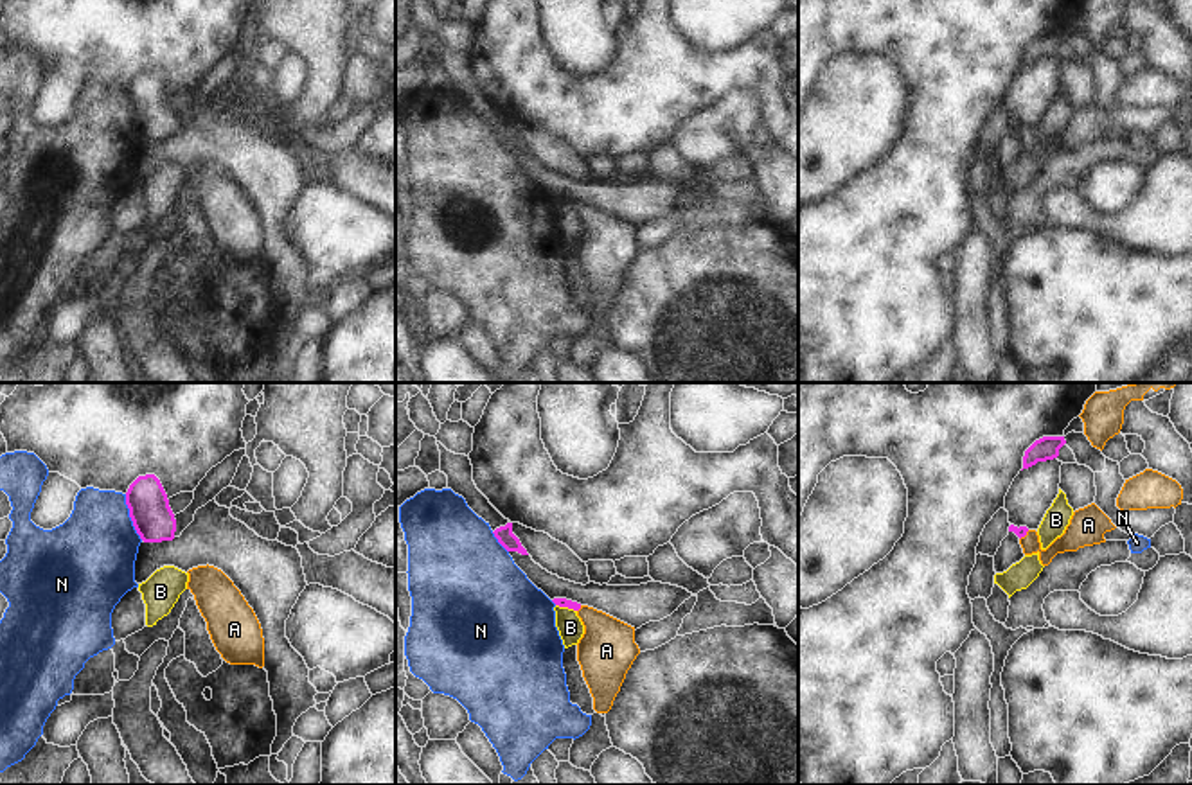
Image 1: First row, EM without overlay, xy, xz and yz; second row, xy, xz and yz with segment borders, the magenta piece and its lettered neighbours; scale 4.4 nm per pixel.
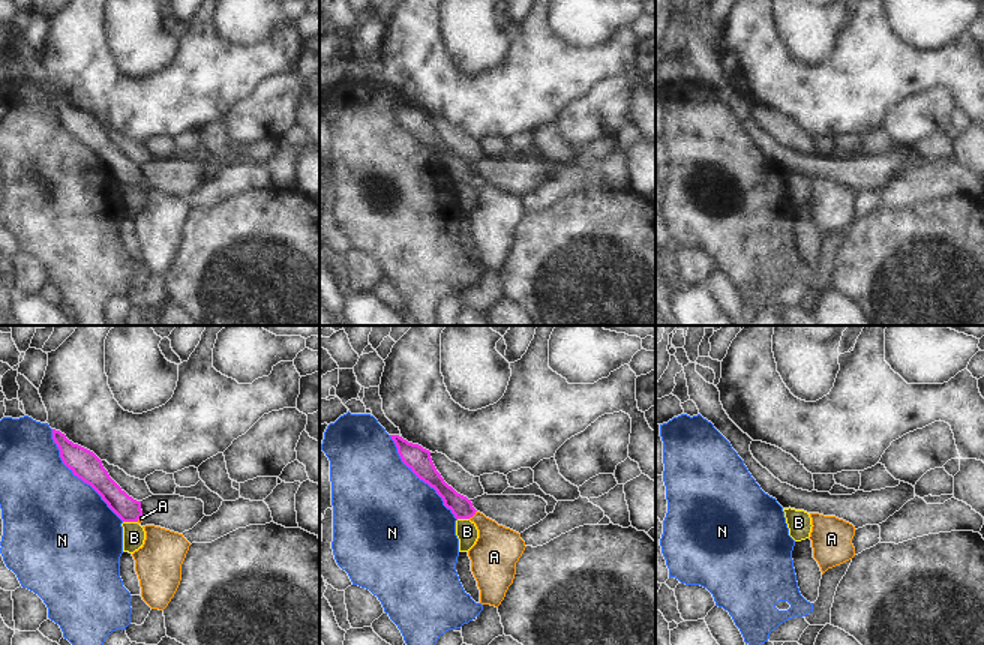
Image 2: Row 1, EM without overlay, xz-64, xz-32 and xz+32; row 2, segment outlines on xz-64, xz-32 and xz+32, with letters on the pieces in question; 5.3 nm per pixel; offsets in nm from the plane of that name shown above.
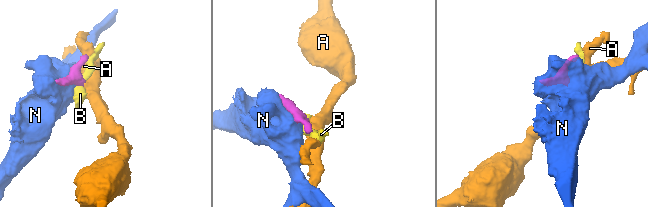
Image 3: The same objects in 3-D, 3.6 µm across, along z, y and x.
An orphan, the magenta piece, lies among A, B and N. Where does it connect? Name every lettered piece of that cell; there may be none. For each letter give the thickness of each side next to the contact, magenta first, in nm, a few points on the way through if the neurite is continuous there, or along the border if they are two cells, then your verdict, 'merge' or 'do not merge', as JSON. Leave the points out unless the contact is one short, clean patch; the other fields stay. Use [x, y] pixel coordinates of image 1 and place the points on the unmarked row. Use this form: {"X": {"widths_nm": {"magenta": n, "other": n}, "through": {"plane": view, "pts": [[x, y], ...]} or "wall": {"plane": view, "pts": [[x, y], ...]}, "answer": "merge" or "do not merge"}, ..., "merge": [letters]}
{"A": {"widths_nm": {"magenta": 50, "other": 260}, "through": {"plane": "xz", "pts": [[561, 200], [579, 205], [601, 227], [606, 248]]}, "answer": "merge"}, "B": {"widths_nm": {"magenta": 50, "other": 120}, "wall": {"plane": "xz", "pts": [[556, 202], [576, 209]]}, "answer": "do not merge"}, "N": {"widths_nm": {"magenta": 190, "other": 380}, "answer": "do not merge"}, "merge": ["A"]}

